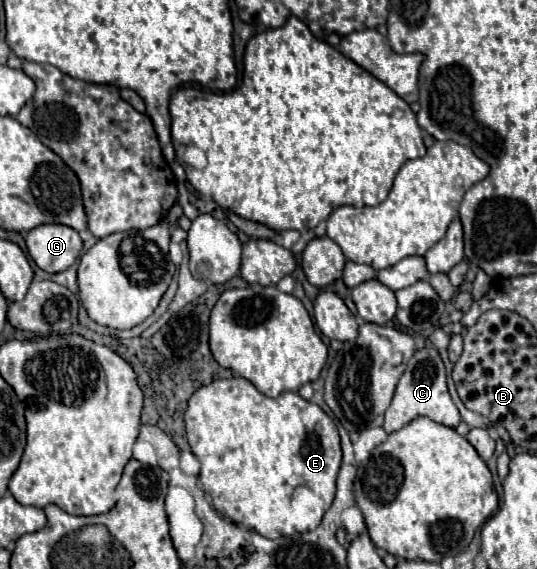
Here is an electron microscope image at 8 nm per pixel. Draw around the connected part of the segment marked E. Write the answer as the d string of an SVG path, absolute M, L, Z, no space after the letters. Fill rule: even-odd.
M229 378L229 380L215 380L209 386L201 386L189 400L187 412L185 412L185 426L187 426L187 440L189 446L195 454L195 458L201 464L201 472L199 472L199 480L203 484L203 490L211 496L213 508L223 512L231 522L241 524L249 530L259 532L261 536L267 538L281 538L281 536L291 536L291 534L303 534L303 532L311 532L321 524L323 514L327 512L327 508L331 506L333 498L335 498L335 478L341 466L341 444L339 444L339 434L335 428L335 422L313 402L303 400L299 394L295 392L283 392L277 398L269 398L265 394L261 394L249 380L245 378Z

